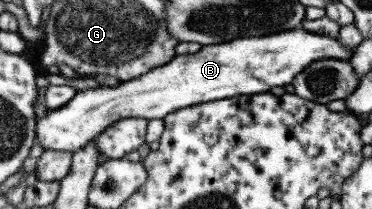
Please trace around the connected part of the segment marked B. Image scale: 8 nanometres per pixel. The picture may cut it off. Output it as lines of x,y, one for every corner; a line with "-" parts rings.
301,26
280,34
238,38
230,42
201,46
196,53
174,55
167,63
162,63
162,66
154,67
136,78
118,82
113,86
100,86
75,91
74,96
64,106
47,110
43,116
36,118
34,140
40,144
42,150
52,149
73,153
94,139
107,126
120,119
134,117
146,120
161,119
175,110
198,103
230,98
234,95
266,93
272,86
284,87
286,84
291,84
292,78
300,70
304,70
310,62
316,62
320,58
334,58
334,60
348,62
352,52
354,49
345,48
337,37
331,38
330,36
312,34
303,30

